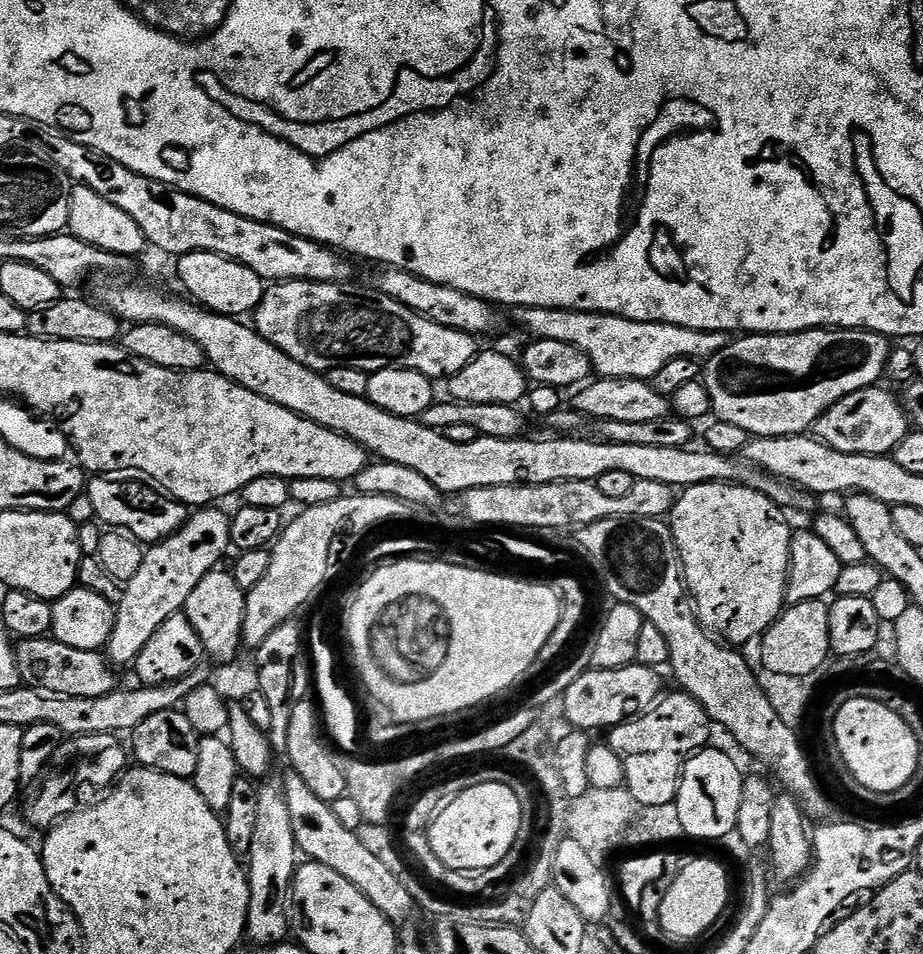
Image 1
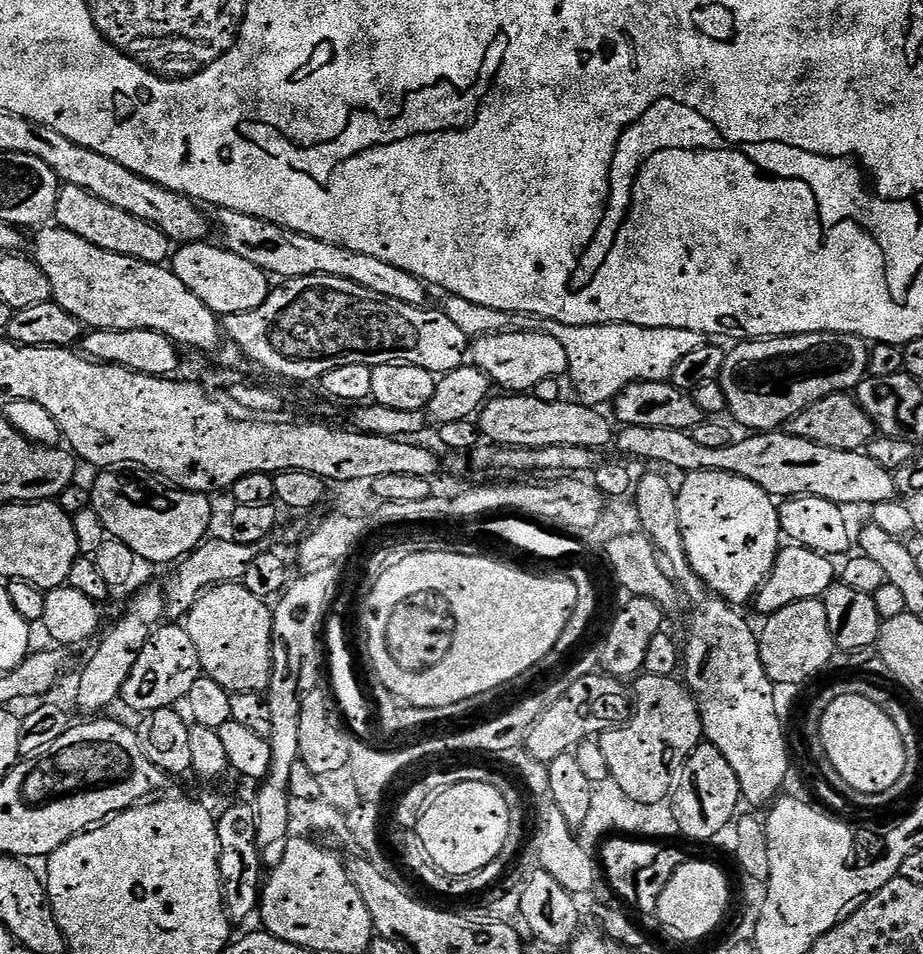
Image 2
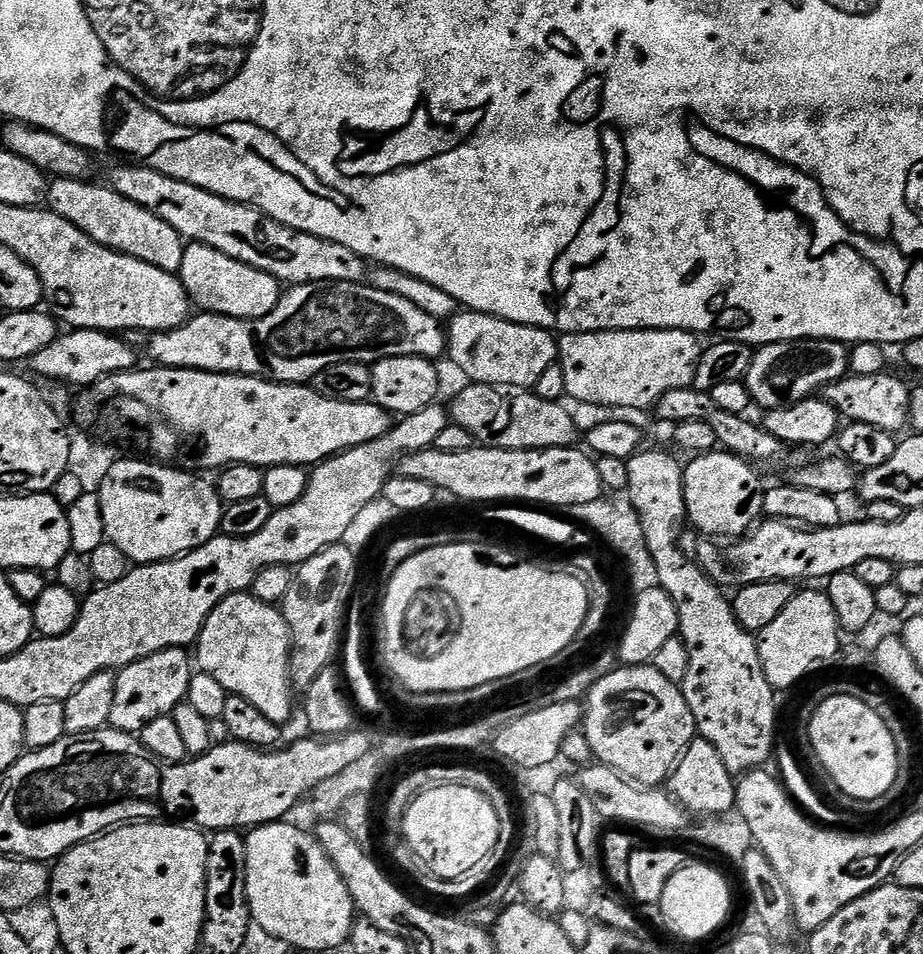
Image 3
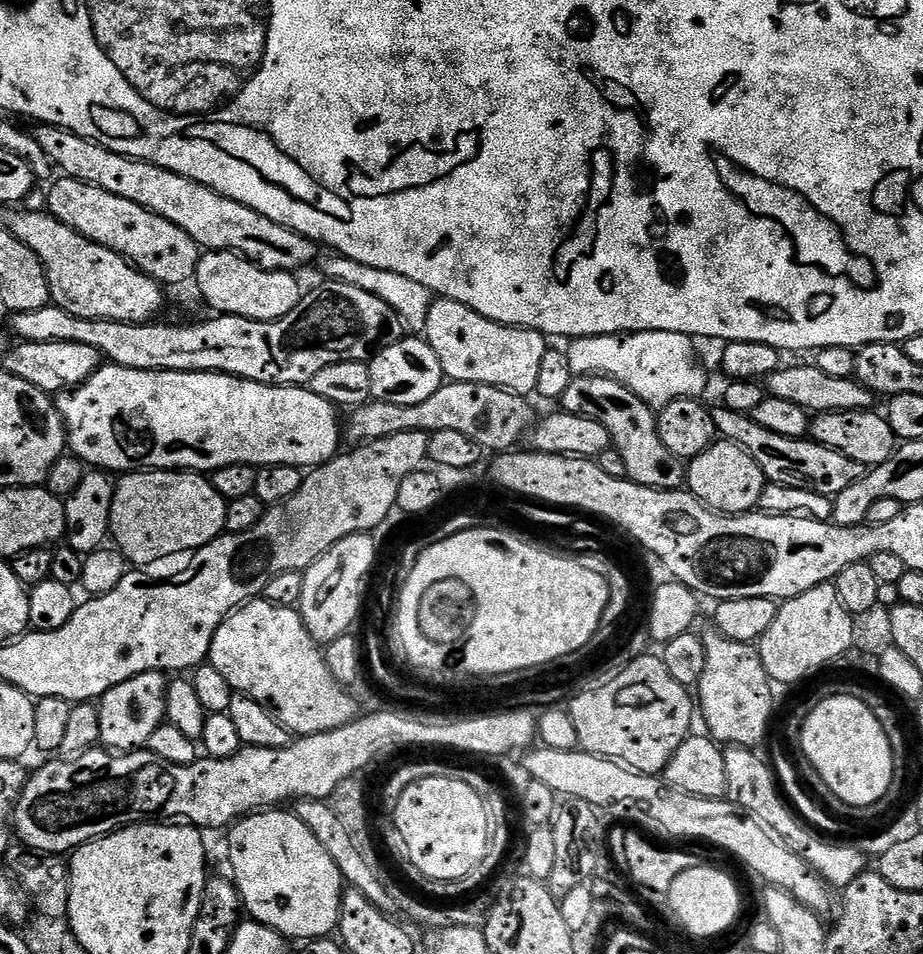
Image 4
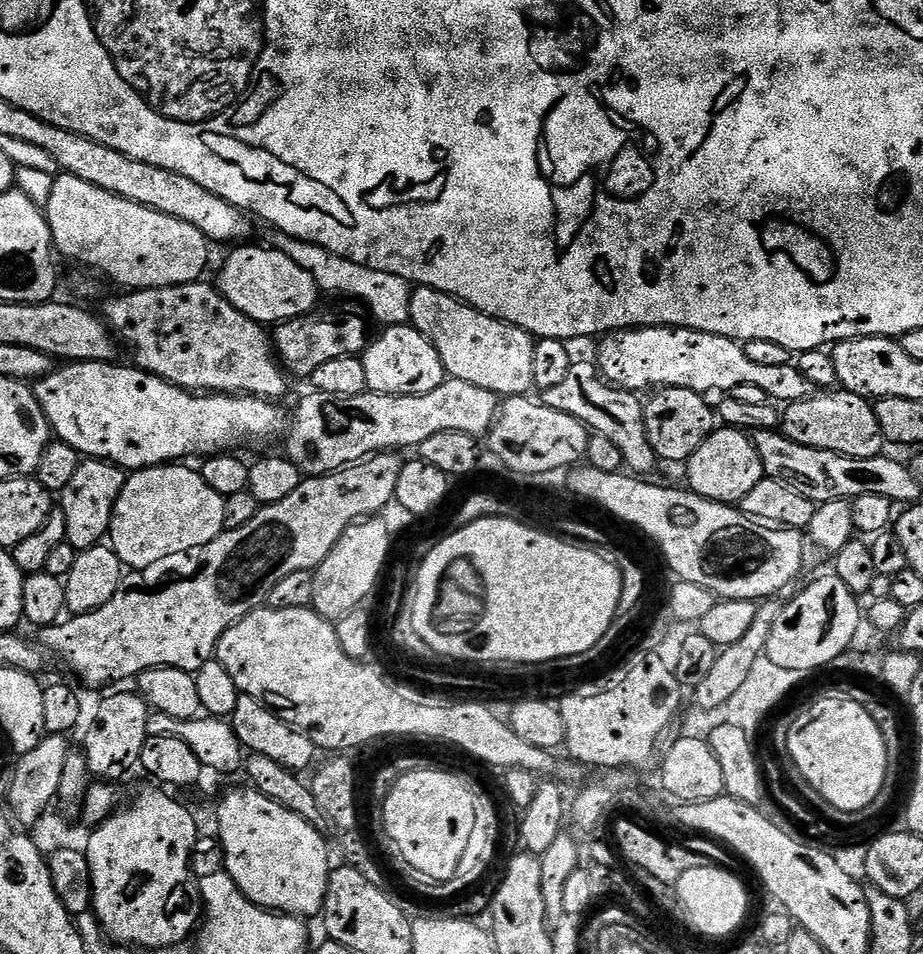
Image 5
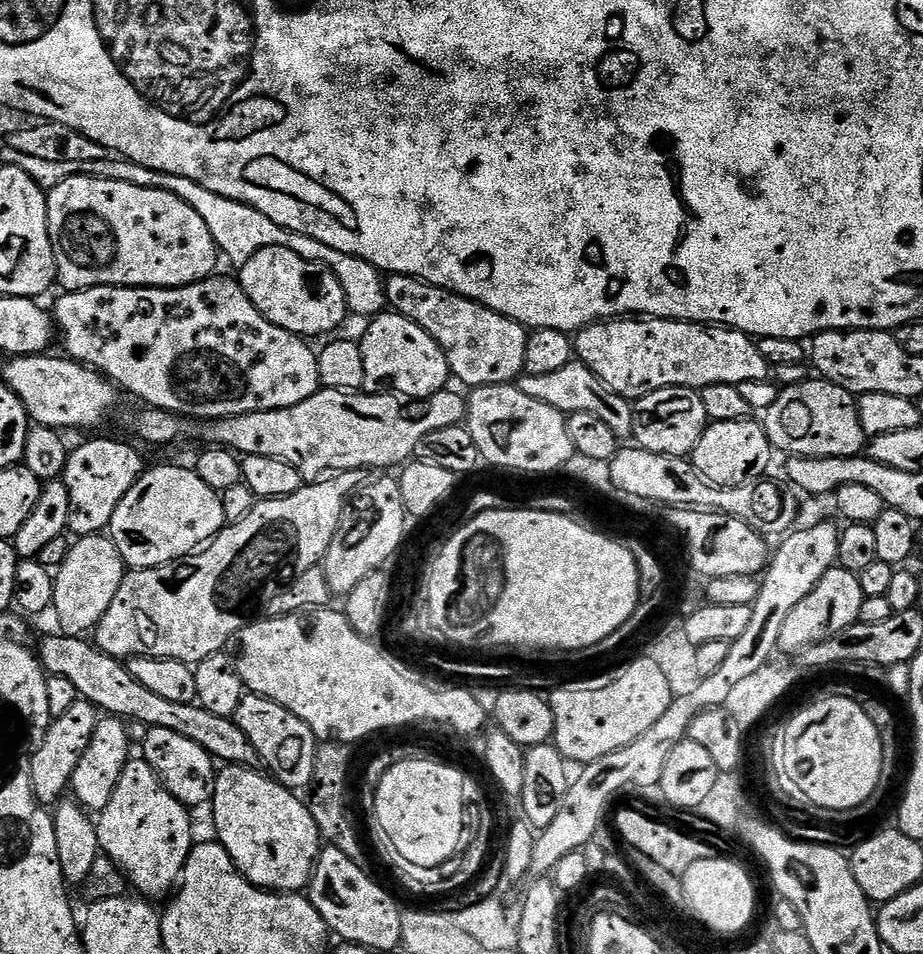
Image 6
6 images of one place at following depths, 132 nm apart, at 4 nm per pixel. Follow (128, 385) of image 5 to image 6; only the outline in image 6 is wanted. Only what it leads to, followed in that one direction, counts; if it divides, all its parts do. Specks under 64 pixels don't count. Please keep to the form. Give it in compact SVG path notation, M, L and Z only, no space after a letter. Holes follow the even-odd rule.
M63 355L14 356L7 361L2 382L22 402L29 417L47 428L96 428L116 408L122 397L108 377Z

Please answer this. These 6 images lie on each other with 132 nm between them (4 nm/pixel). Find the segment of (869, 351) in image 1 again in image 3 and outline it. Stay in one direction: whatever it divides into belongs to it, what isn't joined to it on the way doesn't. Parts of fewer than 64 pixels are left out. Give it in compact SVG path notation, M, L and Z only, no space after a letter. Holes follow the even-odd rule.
M793 340L787 344L765 344L753 355L750 362L750 370L746 377L748 393L752 395L753 401L757 405L761 404L761 409L779 408L783 404L796 404L800 400L807 400L815 397L827 384L832 384L836 380L840 380L843 376L849 375L850 372L850 348L849 345L843 344L840 340Z

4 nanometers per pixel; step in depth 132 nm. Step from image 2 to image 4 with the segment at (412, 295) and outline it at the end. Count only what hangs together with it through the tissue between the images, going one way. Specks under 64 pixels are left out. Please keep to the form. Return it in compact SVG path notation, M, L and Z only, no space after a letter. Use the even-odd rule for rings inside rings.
M37 123L30 133L52 164L59 171L60 168L64 171L61 173L67 179L81 180L110 194L118 194L118 198L126 198L126 202L134 202L166 218L166 222L174 222L174 226L186 230L186 234L190 234L190 238L194 238L201 249L234 252L270 272L295 273L296 268L306 267L316 256L317 241L310 240L300 232L258 214L258 210L242 202L234 202L182 174L174 174L145 160L123 156L98 142L87 140L53 124Z

